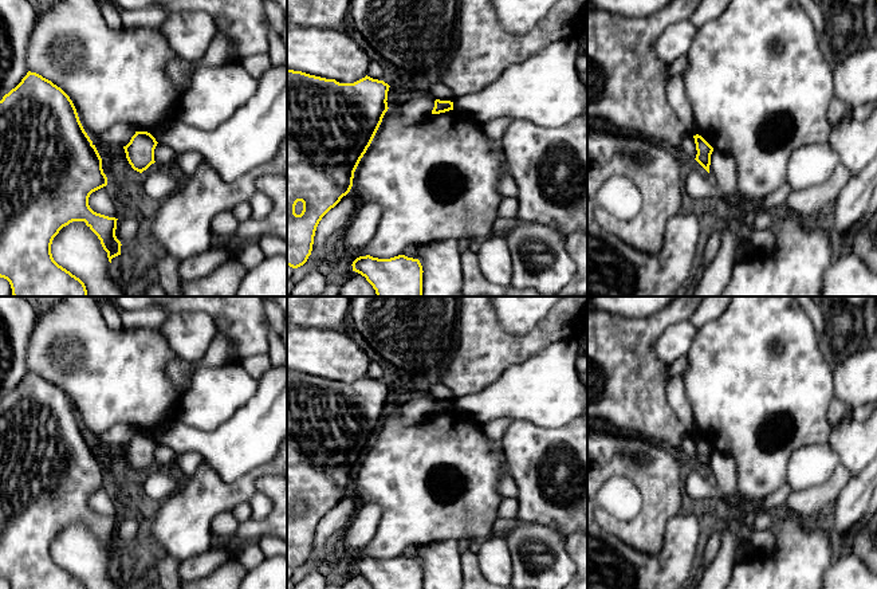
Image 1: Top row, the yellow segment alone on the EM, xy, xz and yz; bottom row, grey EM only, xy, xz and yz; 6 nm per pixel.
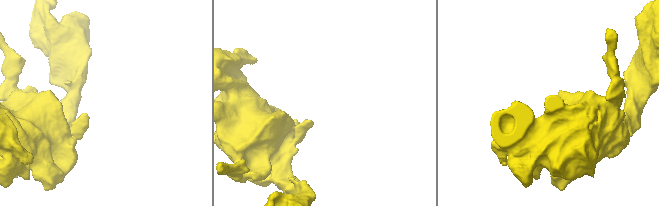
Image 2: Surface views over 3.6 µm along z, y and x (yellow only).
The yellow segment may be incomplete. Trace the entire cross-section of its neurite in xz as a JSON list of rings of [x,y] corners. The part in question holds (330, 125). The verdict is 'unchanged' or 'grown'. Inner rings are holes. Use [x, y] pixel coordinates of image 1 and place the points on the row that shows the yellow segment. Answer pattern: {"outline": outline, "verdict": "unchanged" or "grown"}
{"outline": [[[287,70],[287,266],[298,268],[307,262],[319,221],[350,192],[354,172],[389,109],[389,87],[367,75],[354,83],[339,83]]], "verdict": "unchanged"}

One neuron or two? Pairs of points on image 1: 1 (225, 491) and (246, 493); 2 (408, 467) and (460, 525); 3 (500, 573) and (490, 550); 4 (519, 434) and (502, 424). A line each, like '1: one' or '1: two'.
1: one
2: one
3: one
4: two

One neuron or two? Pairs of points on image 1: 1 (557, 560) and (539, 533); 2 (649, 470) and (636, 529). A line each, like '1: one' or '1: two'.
1: one
2: one

